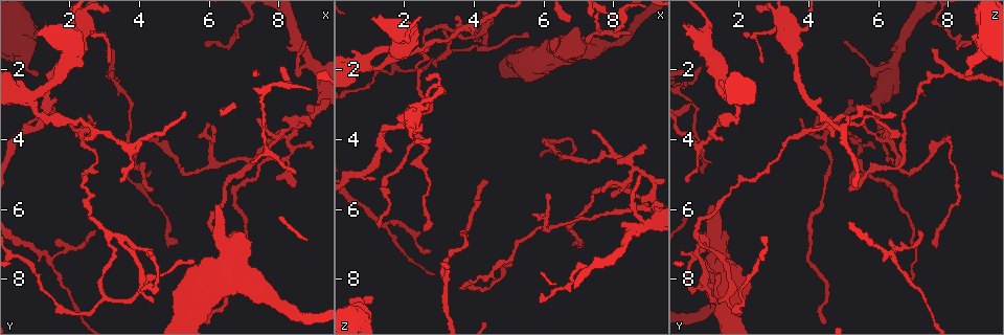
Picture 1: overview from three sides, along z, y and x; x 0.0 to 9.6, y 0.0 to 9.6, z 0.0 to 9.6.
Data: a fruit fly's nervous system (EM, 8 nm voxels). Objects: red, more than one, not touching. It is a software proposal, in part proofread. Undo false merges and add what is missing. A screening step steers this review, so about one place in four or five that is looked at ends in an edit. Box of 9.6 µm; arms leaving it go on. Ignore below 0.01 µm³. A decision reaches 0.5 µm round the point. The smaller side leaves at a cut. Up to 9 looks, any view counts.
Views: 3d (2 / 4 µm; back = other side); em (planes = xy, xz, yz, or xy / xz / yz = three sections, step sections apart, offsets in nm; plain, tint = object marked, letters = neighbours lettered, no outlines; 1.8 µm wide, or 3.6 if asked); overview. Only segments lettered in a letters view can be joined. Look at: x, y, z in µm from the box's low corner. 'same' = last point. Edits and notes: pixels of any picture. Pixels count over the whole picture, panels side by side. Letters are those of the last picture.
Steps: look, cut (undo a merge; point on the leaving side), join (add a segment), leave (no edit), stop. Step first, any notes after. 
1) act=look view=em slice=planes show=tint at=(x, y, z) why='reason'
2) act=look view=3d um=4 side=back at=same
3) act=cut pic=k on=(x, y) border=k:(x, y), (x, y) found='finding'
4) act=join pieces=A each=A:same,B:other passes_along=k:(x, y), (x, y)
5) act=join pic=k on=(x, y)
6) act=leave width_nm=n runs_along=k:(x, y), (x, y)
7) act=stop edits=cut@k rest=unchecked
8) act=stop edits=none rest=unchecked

act=look view=3d um=2 at=(4.10, 8.10, 1.00) why='calibre changes'

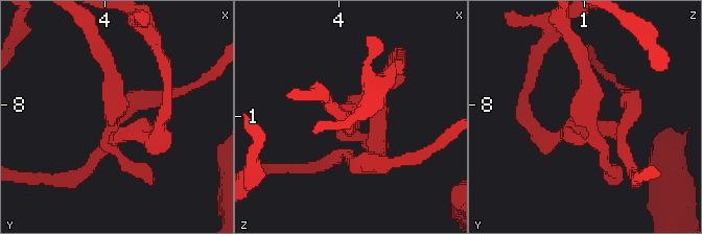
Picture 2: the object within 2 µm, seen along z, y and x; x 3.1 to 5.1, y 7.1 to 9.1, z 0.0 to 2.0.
act=look view=em slice=planes show=letters at=(4.10, 8.10, 0.98) why='need the tissue'

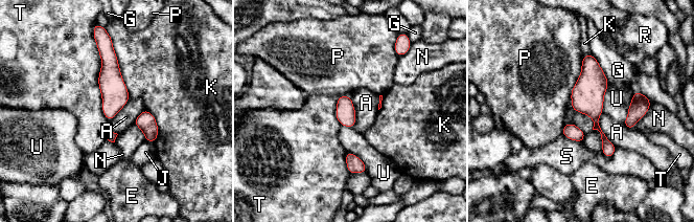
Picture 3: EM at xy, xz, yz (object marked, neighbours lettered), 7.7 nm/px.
act=leave each=A:other,E:other,G:other,J:other,K:other,N:other,P:other,R:other,S:other,T:other,U:other runs_along=3:(590, 57), (591, 104), (608, 155) found='all the same neuron'

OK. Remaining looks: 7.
act=look view=3d um=4 at=(2.70, 6.55, 7.20) why='thin end'

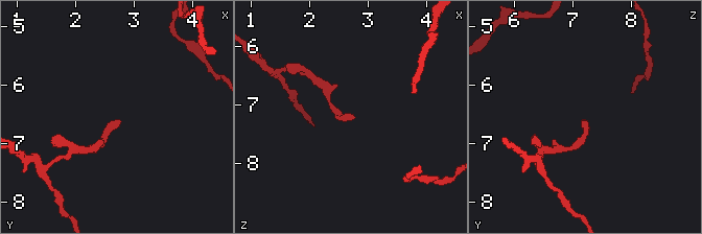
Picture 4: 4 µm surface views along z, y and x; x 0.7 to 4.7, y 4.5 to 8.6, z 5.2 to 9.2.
act=look view=em slice=planes show=letters at=(2.75, 6.60, 7.20) why='need the tissue'

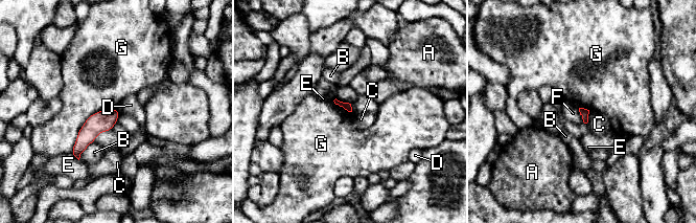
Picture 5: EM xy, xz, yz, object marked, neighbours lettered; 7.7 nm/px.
act=leave each=A:other,B:other,C:other,D:other,E:other,F:other,G:other runs_along=5:(115, 111), (83, 140), (77, 154) found='none of them fits'

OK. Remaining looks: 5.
act=look view=em slice=planes show=letters at=(6.90, 8.05, 7.05) why='an open end'

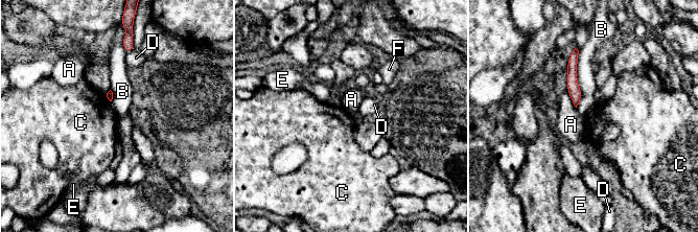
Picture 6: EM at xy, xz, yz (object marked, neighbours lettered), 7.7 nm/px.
act=leave each=A:other,B:other,C:other,D:other,E:other,F:other runs_along=6:(574, 54), (572, 84), (576, 101) found='no lettered segment goes on from it'

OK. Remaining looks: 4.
act=look view=em um=3.6 slice=planes show=letters at=(1.20, 3.40, 5.10) why='tapers out'

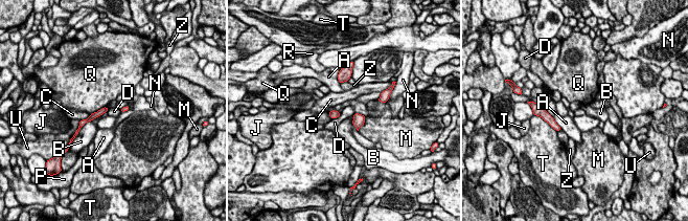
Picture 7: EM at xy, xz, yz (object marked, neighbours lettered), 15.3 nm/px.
act=leave each=A:other,B:other,C:other,D:other,J:other,M:other,N:other,P:other,Q:other,R:other,T:other,U:other,Z:other found='no lettered segment goes on from it'

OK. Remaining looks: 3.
act=stop edits=none rest=unchecked

